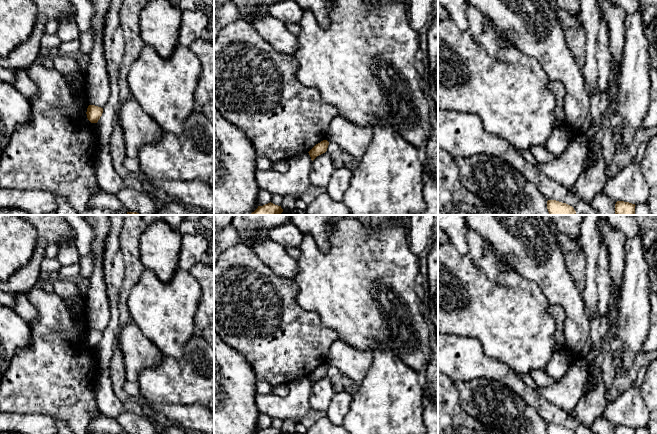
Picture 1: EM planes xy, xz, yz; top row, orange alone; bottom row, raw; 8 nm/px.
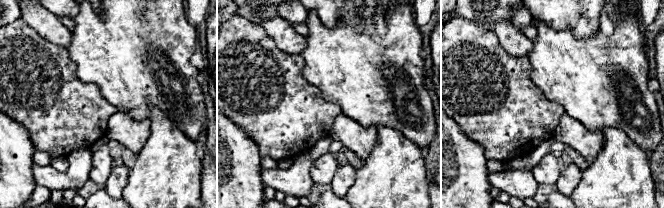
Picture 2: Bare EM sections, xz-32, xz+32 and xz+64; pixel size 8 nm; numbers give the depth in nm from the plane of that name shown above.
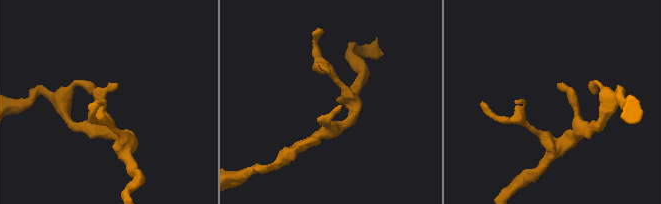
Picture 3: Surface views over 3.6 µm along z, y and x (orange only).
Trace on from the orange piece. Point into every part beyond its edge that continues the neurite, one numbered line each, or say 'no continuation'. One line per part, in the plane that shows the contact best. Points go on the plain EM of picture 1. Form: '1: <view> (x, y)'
no continuation

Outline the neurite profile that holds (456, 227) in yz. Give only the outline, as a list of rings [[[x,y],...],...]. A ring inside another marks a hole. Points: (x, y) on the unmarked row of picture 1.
[[[438,215],[438,228],[448,236],[450,243],[461,255],[466,255],[469,252],[467,234],[472,228],[465,215]]]

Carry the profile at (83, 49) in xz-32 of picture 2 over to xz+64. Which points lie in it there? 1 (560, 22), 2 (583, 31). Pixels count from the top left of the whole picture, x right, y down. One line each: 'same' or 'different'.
1: different
2: different

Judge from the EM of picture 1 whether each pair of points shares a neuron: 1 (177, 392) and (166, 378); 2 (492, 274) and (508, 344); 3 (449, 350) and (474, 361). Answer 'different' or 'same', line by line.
1: same
2: different
3: same

